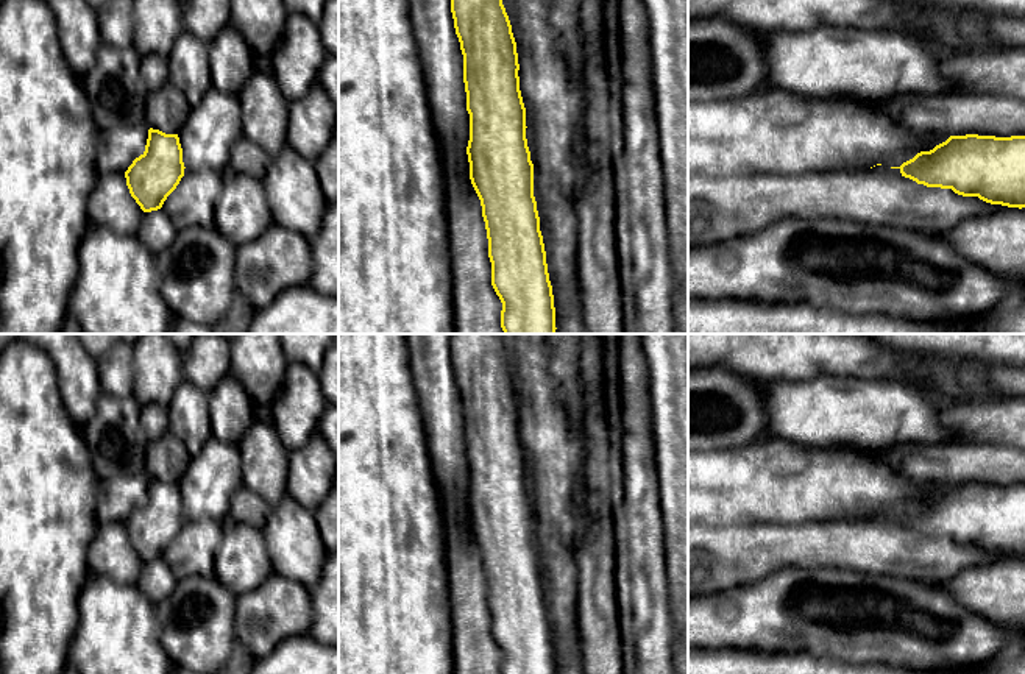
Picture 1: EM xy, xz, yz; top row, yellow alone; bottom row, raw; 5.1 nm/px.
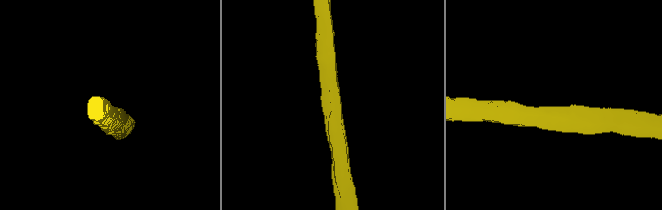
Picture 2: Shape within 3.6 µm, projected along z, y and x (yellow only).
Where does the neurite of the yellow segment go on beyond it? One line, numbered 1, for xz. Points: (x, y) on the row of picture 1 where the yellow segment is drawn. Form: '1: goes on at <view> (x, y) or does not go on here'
1: goes on at xz (560, 255)

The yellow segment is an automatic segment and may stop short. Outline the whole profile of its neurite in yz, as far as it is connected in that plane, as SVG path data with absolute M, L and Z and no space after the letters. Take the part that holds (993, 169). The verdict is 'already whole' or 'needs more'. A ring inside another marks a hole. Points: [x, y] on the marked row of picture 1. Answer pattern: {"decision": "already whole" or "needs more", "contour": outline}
{"decision": "needs more", "contour": "M950 136L945 142L930 151L920 151L900 167L861 167L860 170L875 170L880 173L897 173L916 184L927 187L952 189L963 197L978 197L980 200L1002 208L1025 208L1025 136Z"}

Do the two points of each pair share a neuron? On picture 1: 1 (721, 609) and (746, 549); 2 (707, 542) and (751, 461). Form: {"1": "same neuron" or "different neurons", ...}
{"1": "different neurons", "2": "different neurons"}

